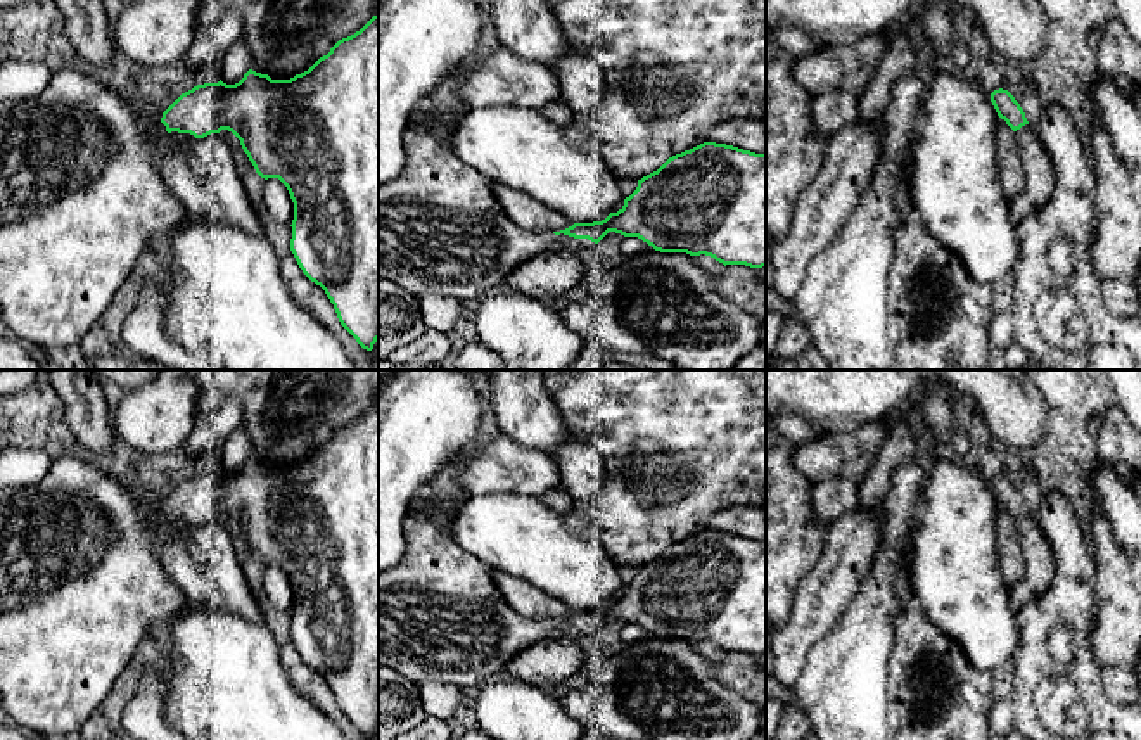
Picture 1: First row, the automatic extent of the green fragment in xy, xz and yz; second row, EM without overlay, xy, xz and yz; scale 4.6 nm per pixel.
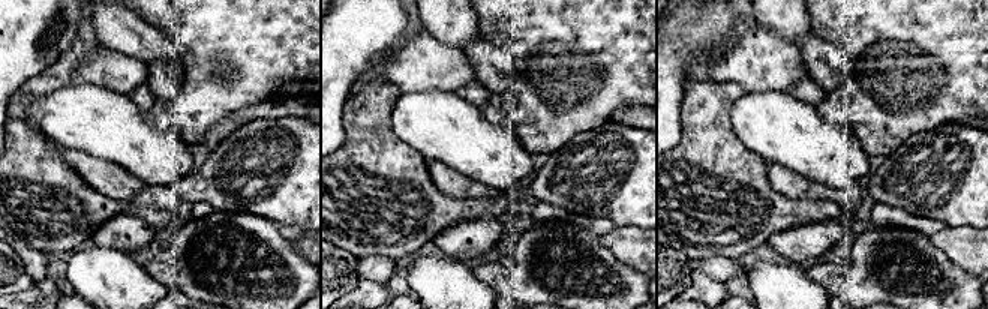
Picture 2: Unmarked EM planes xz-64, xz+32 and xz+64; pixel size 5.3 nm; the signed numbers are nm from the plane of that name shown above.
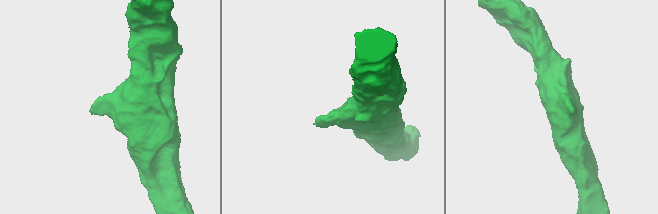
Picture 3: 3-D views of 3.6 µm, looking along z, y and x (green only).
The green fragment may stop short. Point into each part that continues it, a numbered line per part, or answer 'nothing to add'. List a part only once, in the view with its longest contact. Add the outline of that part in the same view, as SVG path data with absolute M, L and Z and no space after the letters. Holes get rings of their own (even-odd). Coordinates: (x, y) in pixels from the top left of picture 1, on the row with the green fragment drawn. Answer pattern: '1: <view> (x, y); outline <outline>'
1: xz (441, 232); outline M462 105L410 121L403 135L403 173L379 187L379 278L396 282L418 297L479 299L536 256L596 247L588 239L532 233L507 218L493 194L493 180L453 152L453 131L467 109Z

